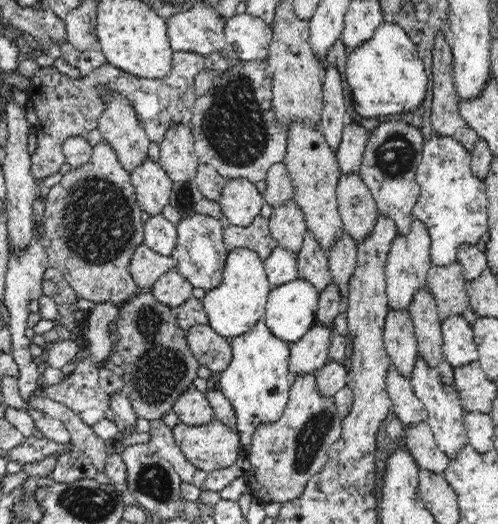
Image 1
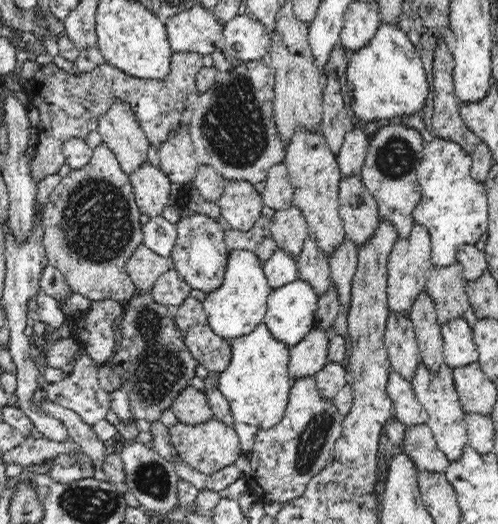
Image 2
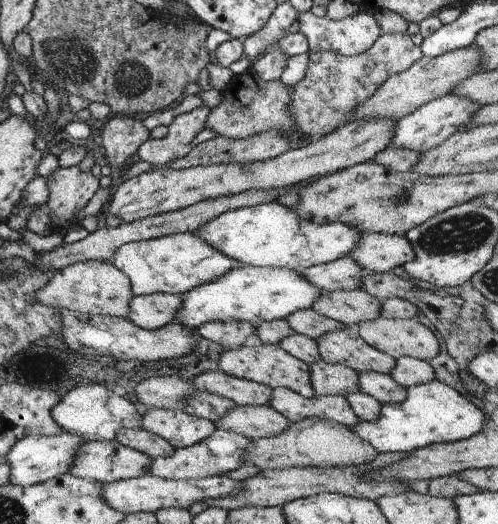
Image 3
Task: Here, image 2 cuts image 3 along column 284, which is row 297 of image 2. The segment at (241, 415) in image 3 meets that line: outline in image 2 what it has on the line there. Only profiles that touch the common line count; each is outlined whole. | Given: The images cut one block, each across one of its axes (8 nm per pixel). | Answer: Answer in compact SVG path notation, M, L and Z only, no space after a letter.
M423 291L414 300L408 317L413 322L417 345L426 368L438 372L438 368L445 364L443 353L443 336L441 324L437 321L437 312L433 300Z

